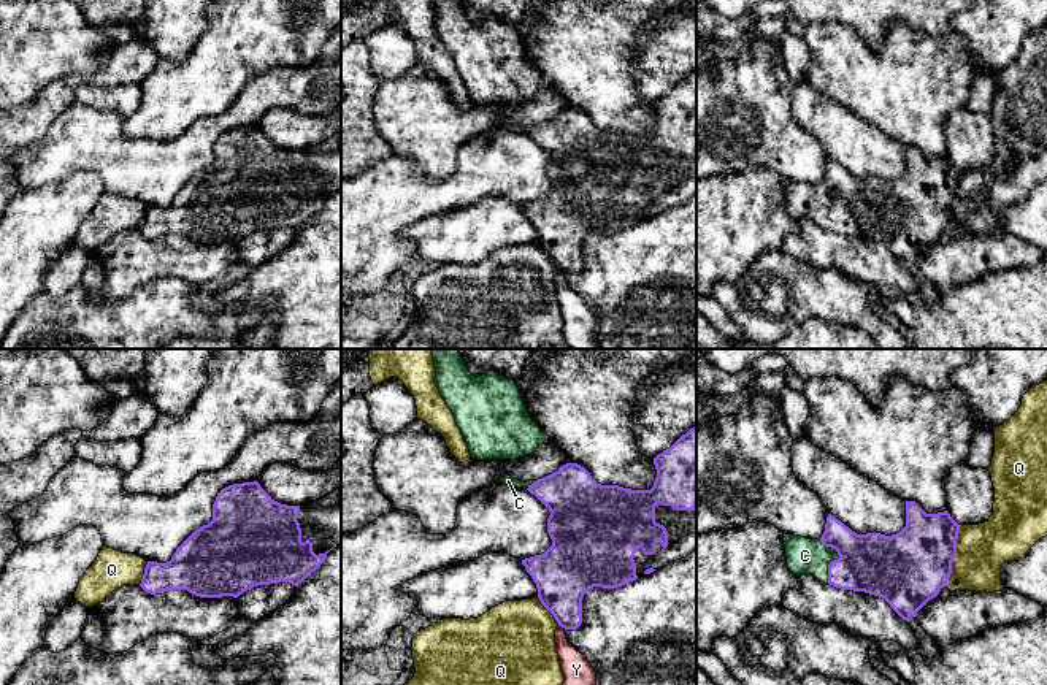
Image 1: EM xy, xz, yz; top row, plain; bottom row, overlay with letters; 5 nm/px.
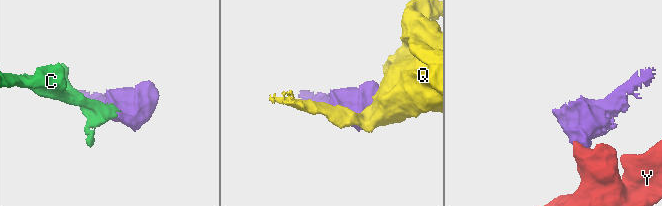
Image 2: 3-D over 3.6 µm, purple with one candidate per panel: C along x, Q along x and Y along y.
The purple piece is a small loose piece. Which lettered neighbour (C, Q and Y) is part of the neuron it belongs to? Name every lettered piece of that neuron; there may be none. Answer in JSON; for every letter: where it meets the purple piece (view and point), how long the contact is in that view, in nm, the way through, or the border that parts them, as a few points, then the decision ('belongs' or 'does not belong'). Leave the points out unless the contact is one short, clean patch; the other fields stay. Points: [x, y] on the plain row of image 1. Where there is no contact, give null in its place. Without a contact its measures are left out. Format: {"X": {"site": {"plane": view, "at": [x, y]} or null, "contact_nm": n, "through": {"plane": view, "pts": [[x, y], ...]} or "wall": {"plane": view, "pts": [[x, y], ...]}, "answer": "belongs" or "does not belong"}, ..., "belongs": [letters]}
{"C": {"site": {"plane": "yz", "at": [835, 205]}, "contact_nm": 220, "answer": "belongs"}, "Q": {"site": {"plane": "yz", "at": [955, 198]}, "contact_nm": 320, "answer": "does not belong"}, "Y": {"site": {"plane": "xz", "at": [562, 271]}, "contact_nm": 40, "wall": {"plane": "xz", "pts": [[559, 270], [565, 273]]}, "answer": "does not belong"}, "belongs": ["C"]}

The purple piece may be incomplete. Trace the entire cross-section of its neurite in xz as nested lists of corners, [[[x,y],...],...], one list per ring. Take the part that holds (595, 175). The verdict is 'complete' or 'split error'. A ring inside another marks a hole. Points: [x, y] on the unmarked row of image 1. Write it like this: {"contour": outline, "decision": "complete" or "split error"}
{"contour": [[[696,70],[654,103],[657,122],[650,135],[601,130],[570,103],[555,117],[530,127],[504,121],[497,127],[528,135],[550,157],[552,190],[522,205],[538,233],[541,249],[558,271],[582,268],[582,243],[593,233],[617,233],[696,195]]], "decision": "split error"}

